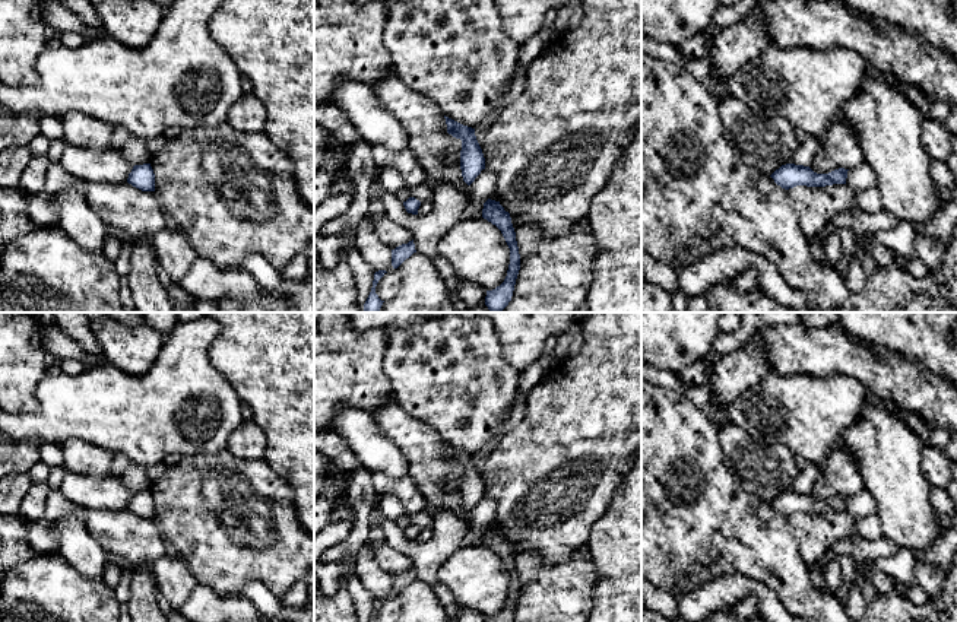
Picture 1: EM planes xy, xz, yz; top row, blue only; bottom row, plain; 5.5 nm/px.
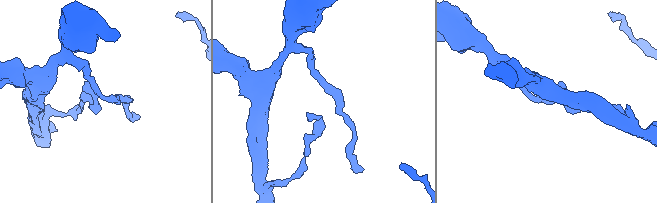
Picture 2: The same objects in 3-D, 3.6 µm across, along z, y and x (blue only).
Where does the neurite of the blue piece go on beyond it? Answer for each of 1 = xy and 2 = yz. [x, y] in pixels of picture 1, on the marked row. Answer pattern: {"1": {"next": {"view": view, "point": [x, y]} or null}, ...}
{"1": {"next": null}, "2": {"next": null}}

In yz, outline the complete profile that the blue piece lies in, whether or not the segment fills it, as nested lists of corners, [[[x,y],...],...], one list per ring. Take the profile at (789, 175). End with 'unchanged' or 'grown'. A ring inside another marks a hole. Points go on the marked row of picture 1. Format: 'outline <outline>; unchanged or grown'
outline [[[786,164],[776,169],[770,177],[785,190],[796,185],[826,187],[833,184],[846,184],[847,171],[844,168],[834,169],[828,174],[817,174],[809,166]]]; unchanged

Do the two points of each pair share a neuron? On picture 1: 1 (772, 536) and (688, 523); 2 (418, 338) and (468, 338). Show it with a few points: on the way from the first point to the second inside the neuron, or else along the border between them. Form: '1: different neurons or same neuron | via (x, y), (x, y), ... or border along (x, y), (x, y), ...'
1: same neuron | via (751, 536), (709, 527)
2: same neuron | via (430, 338), (456, 338)

